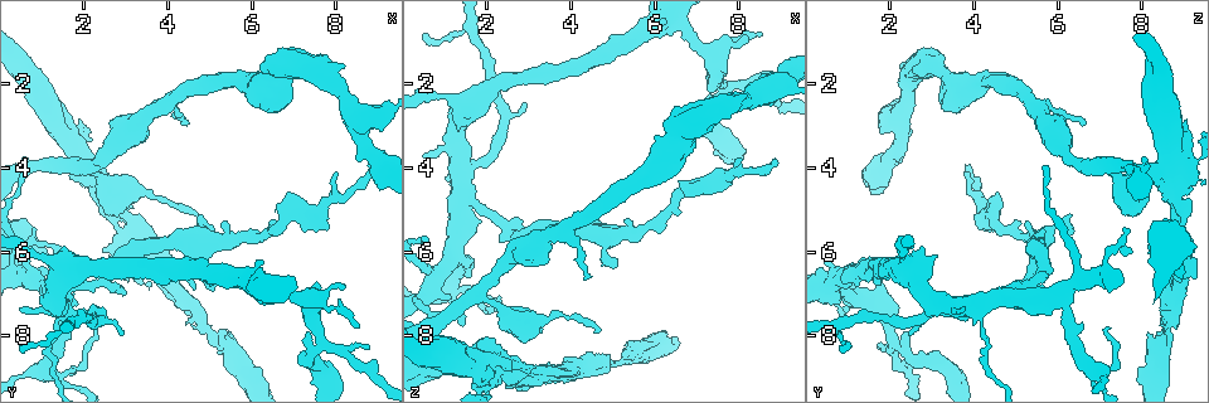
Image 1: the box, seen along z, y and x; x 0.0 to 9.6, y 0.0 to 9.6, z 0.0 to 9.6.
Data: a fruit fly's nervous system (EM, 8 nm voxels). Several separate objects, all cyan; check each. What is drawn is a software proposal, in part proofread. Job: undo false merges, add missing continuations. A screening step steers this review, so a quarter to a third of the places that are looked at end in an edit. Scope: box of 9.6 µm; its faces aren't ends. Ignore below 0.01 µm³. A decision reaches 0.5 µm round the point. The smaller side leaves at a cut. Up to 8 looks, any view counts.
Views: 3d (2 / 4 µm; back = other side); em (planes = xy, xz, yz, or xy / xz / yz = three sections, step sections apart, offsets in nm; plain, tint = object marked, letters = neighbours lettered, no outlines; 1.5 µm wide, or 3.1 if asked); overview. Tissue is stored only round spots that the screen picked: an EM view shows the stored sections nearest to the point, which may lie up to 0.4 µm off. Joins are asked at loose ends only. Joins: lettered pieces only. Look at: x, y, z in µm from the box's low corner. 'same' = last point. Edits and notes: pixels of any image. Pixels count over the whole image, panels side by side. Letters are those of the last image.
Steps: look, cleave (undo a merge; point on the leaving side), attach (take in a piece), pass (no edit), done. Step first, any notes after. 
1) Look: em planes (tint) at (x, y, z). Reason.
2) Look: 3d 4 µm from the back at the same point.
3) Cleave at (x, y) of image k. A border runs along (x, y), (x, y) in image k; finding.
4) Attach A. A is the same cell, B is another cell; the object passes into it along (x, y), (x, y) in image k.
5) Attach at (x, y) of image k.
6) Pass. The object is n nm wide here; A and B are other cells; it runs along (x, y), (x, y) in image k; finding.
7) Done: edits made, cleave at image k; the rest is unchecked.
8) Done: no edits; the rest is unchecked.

Look: 3d 4 µm at (8.60, 7.80, 0.80). Thin end.

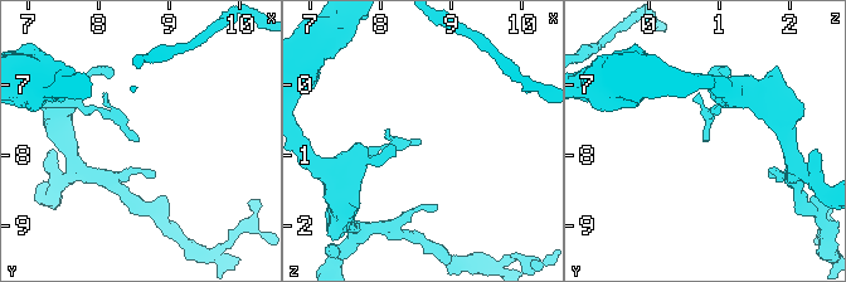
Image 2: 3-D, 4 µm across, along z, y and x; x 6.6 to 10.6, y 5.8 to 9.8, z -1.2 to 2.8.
Look: em yz step 4 (letters) at (8.55, 7.80, 0.80). Now the EM.

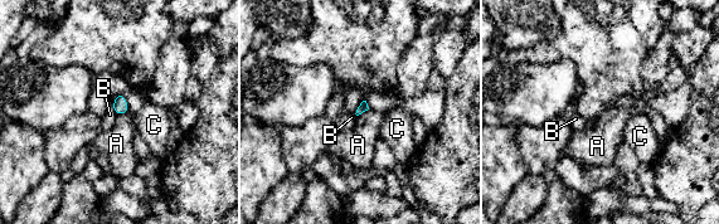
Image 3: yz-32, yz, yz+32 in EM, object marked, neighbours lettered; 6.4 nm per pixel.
Look: em planes (letters) at the same point. Another direction.

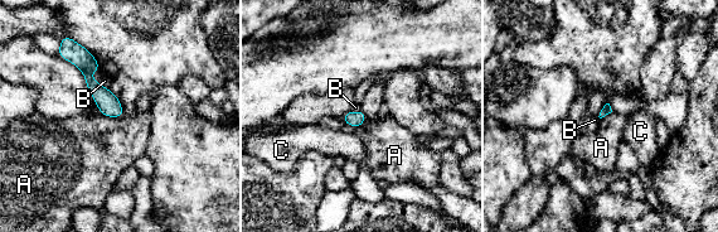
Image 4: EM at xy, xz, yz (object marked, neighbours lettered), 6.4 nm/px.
Pass. A, B and C are other cells; it runs along (81, 49), (90, 82), (119, 114) in image 4; none of them fits.

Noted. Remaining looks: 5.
Look: em xz step 8 (letters) at (8.00, 4.10, 3.70). Free end.

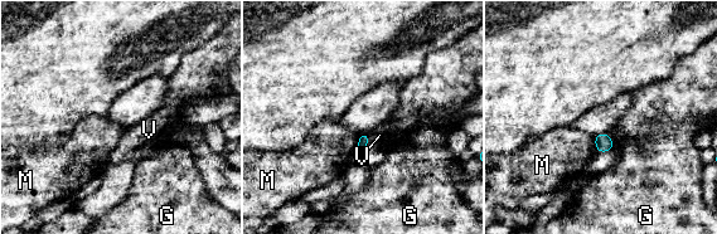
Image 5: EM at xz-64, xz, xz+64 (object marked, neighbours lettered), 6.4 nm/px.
Pass. G, M and V are other cells; a border runs along (359, 135), (355, 150) in image 5; none of them fits.

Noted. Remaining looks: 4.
Look: 3d 4 µm at (2.95, 7.90, 2.40).

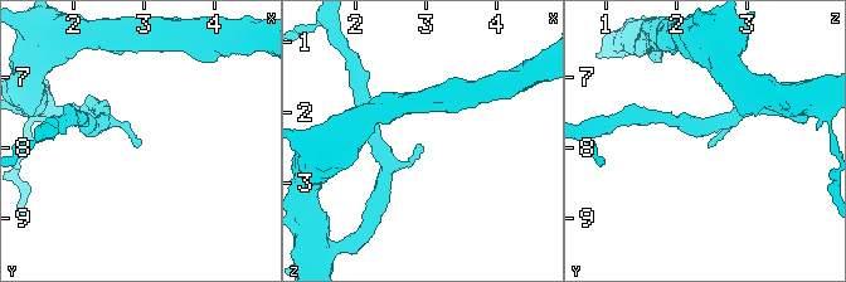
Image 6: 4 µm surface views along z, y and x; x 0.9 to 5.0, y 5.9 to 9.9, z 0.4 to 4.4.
Look: em 3.1 µm planes (letters) at (2.95, 7.95, 2.45).

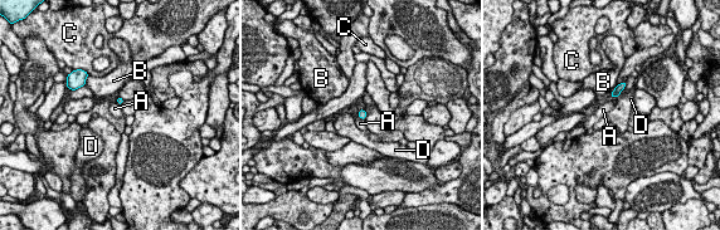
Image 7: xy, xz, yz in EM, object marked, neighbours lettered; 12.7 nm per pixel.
Pass. A, B, C and D are other cells; no lettered piece goes on from it.

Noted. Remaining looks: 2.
Done: no edits; the rest is unchecked.

